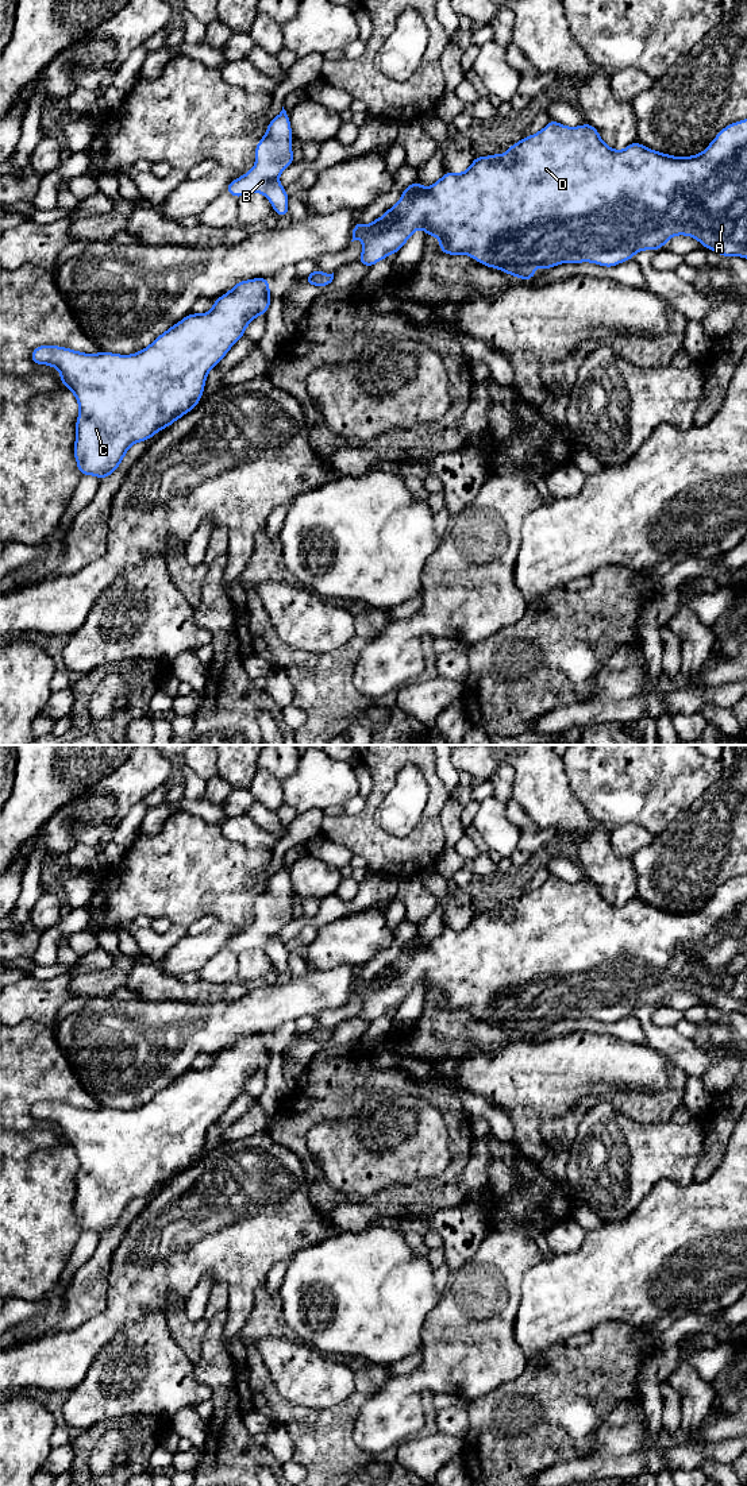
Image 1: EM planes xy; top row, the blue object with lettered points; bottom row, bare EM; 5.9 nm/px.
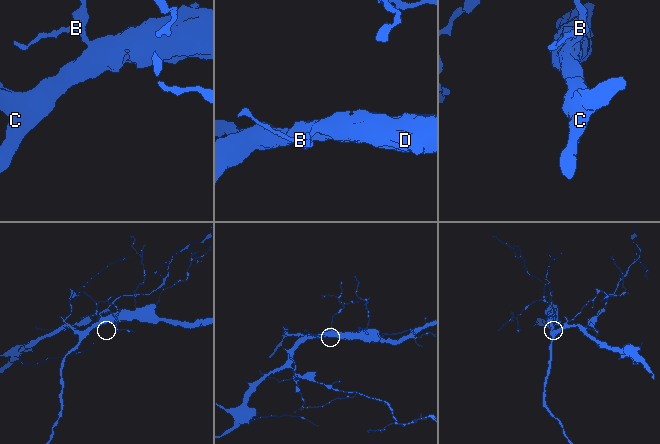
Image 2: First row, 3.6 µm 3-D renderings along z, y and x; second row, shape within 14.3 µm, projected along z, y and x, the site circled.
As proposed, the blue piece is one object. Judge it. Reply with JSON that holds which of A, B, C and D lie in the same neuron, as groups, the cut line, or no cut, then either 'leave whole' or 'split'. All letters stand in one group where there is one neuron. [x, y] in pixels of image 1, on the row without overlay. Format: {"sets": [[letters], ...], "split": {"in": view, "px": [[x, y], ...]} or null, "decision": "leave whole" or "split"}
{"sets": [["A", "B", "C", "D"]], "split": null, "decision": "leave whole"}

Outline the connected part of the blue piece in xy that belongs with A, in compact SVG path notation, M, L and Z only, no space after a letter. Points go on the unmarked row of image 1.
M551 875L543 885L512 900L505 908L474 914L465 929L446 927L439 937L427 945L416 935L415 939L403 946L400 957L385 966L382 973L373 976L371 980L363 981L357 976L351 997L359 995L363 999L362 1010L357 1018L370 1024L386 1012L397 1010L417 984L426 987L426 993L436 991L442 1008L447 1011L469 1011L484 1022L498 1024L505 1030L519 1033L521 1037L528 1037L538 1031L536 1027L531 1026L532 1023L550 1026L559 1019L592 1018L604 1023L613 1023L632 1015L639 1007L662 1006L663 1000L675 991L692 992L702 1003L711 1004L724 1014L743 1012L747 1015L747 875L724 883L702 908L693 912L671 912L644 903L639 898L634 898L624 906L617 907L607 902L596 883L589 879L571 884Z

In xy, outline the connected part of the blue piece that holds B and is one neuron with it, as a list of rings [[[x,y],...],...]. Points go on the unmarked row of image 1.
[[[284,865],[267,880],[265,892],[255,902],[255,920],[244,931],[227,941],[226,949],[239,954],[254,947],[262,949],[278,973],[289,969],[289,952],[278,938],[280,930],[294,918],[292,883]]]

